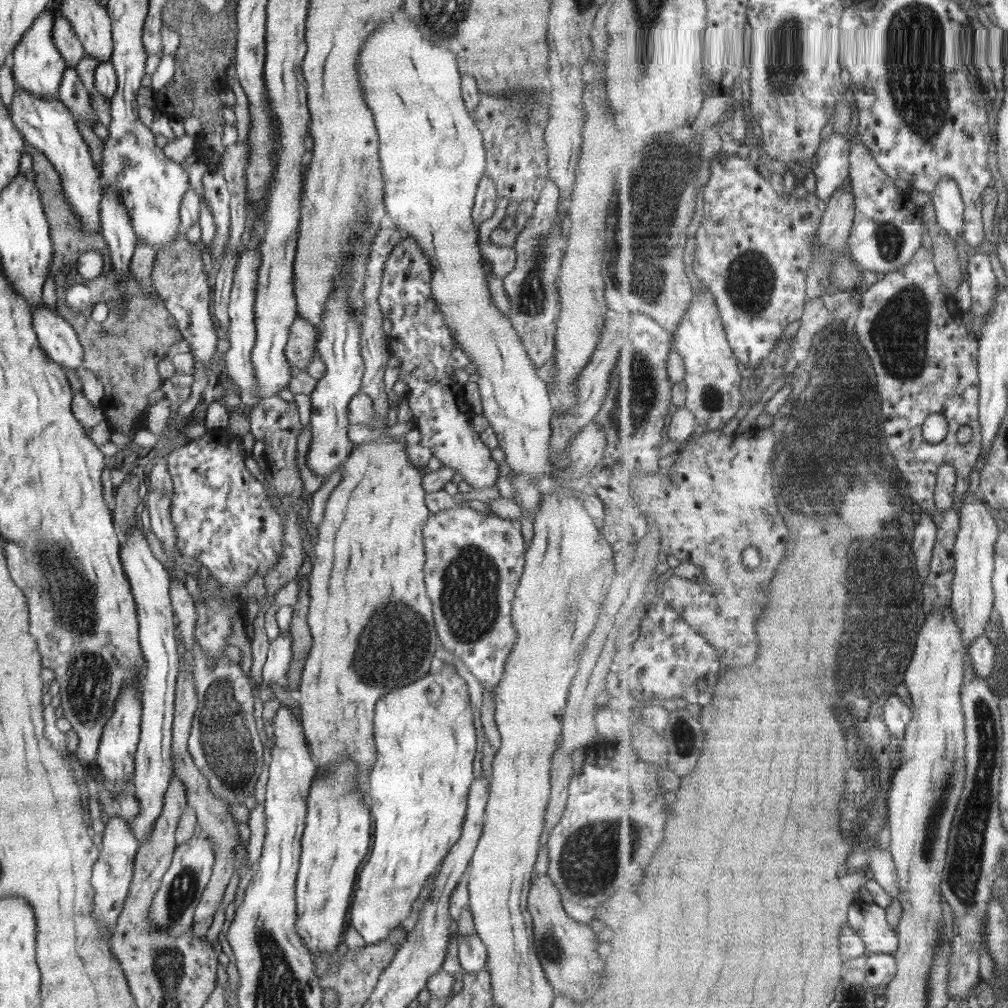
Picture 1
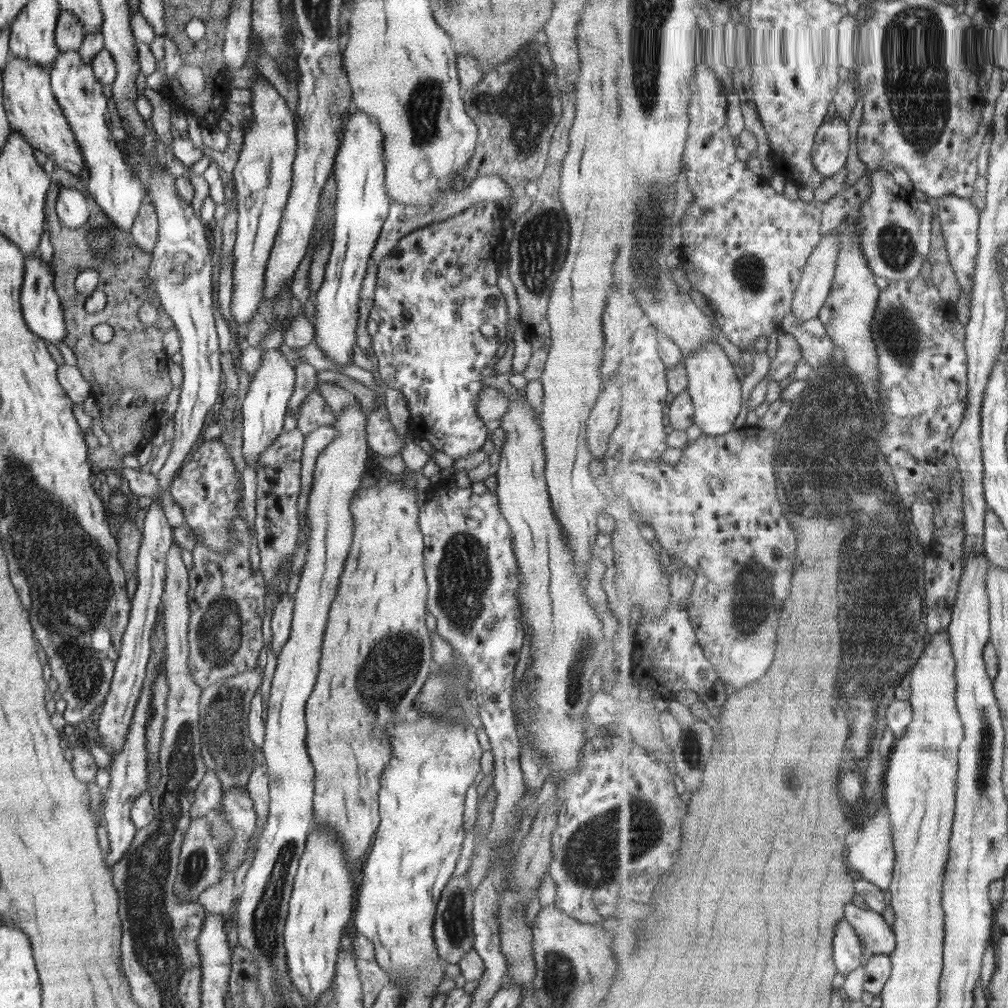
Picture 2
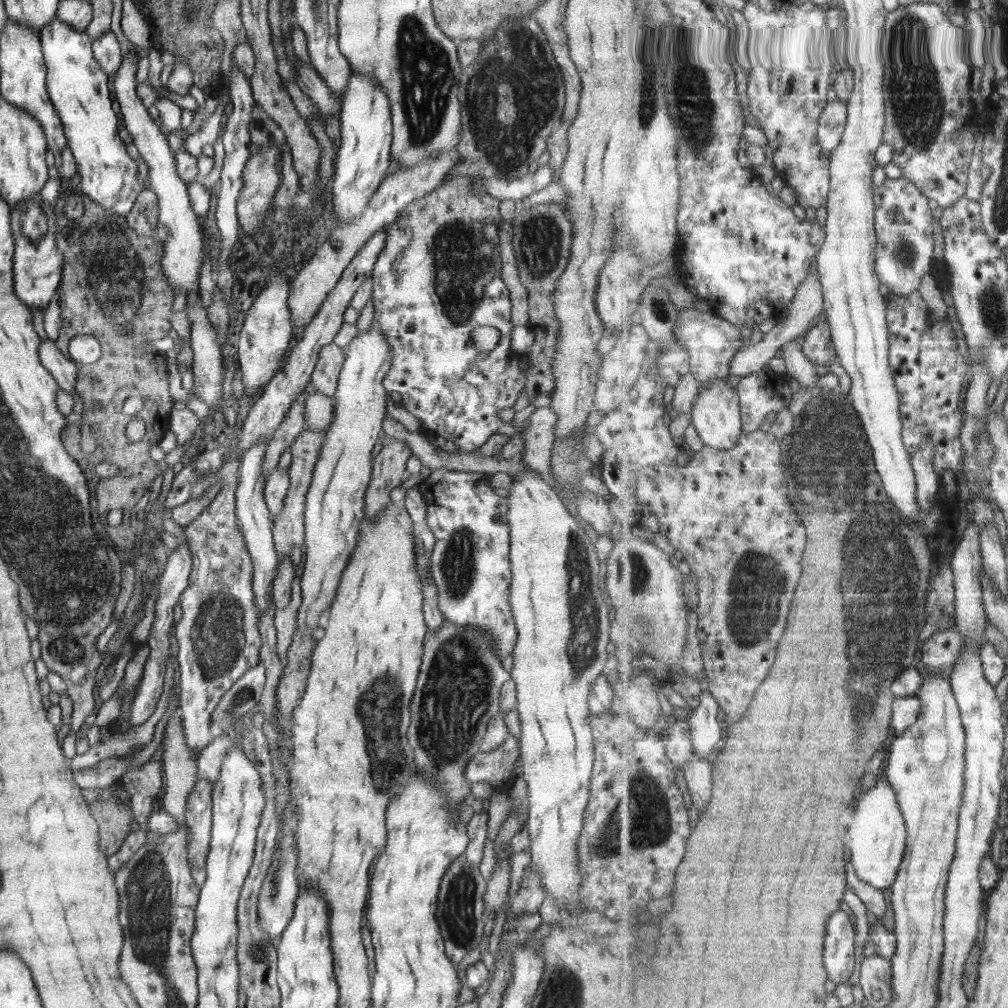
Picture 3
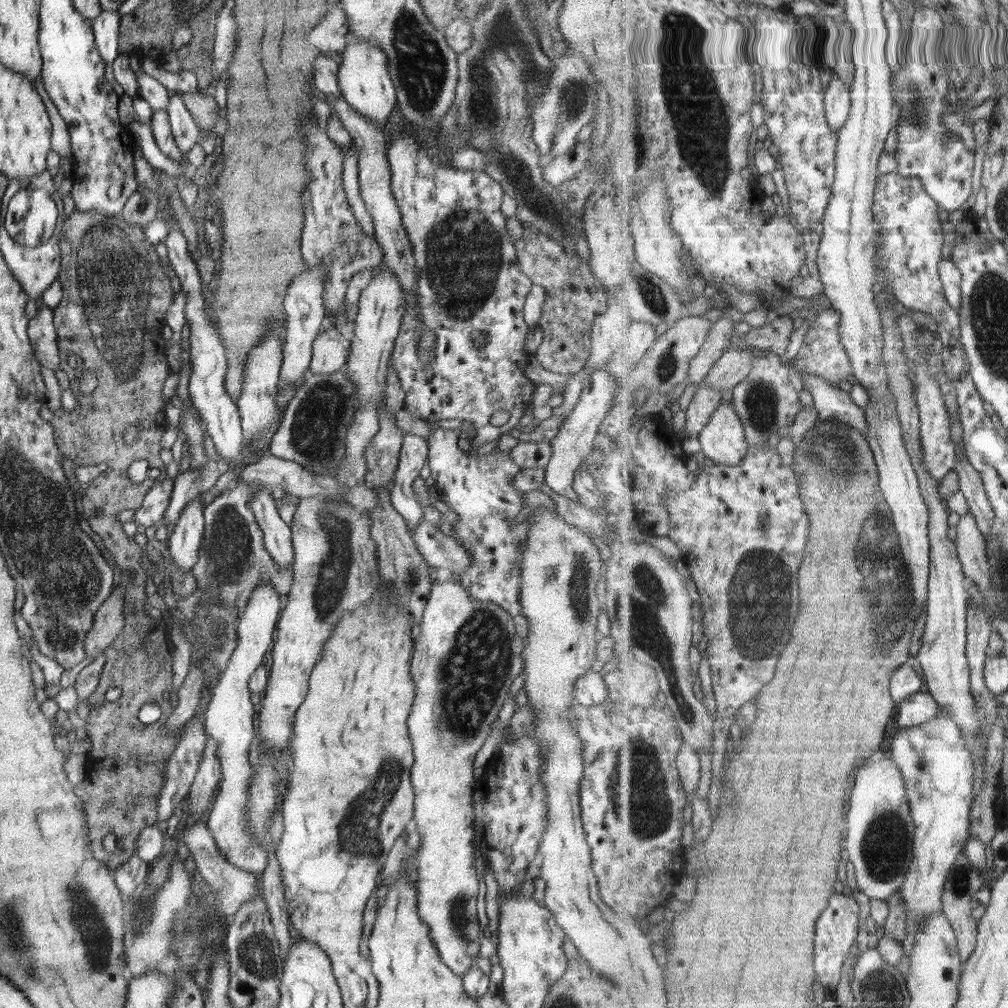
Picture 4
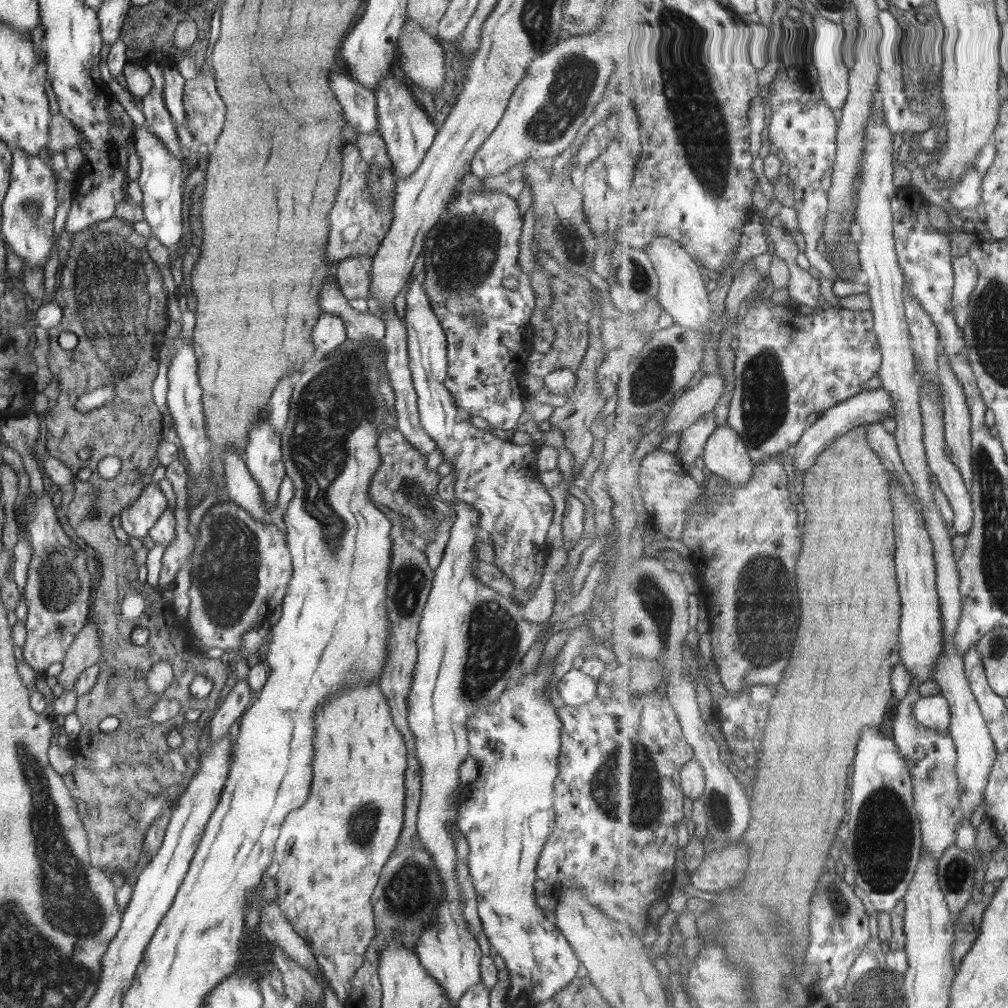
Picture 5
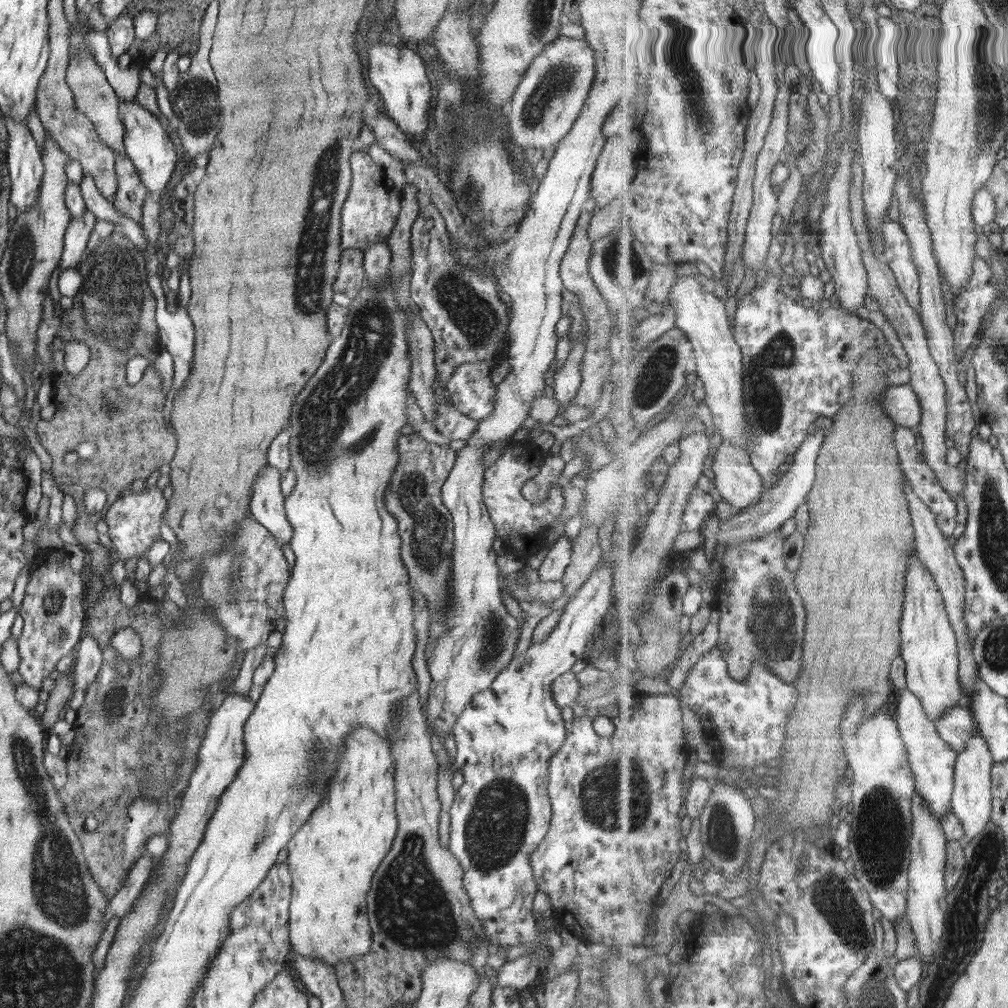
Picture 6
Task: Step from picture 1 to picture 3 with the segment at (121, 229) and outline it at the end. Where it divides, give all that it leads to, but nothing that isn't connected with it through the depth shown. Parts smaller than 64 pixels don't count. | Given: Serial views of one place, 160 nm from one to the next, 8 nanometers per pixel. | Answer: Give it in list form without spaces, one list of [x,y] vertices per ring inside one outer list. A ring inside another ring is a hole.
[[[54,16],[54,20],[50,20],[42,28],[39,40],[47,68],[46,89],[63,124],[63,131],[75,159],[77,172],[81,174],[77,191],[79,194],[86,195],[100,207],[126,217],[132,210],[138,193],[146,187],[138,174],[136,162],[130,158],[126,151],[126,144],[118,135],[120,116],[112,108],[112,96],[108,90],[109,76],[101,70],[101,66],[94,60],[93,42],[88,38],[85,31],[74,30],[72,26],[58,20],[57,16]]]

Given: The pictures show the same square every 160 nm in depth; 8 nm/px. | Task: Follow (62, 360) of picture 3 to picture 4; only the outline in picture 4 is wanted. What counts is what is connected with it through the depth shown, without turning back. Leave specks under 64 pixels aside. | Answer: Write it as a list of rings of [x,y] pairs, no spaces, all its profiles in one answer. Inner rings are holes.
[[[38,296],[37,304],[36,316],[28,321],[28,338],[39,364],[48,370],[56,371],[60,369],[61,356],[53,323],[53,310],[43,303],[41,296]]]

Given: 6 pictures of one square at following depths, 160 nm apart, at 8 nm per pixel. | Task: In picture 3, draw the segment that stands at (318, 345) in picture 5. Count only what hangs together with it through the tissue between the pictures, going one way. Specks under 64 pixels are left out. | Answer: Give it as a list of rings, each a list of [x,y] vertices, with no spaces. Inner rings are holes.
[[[335,343],[322,346],[314,372],[311,374],[312,389],[334,398],[345,351]]]

